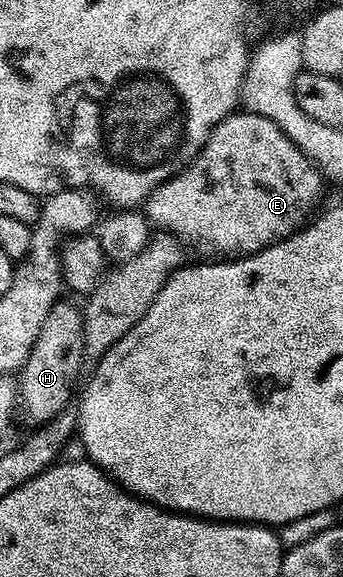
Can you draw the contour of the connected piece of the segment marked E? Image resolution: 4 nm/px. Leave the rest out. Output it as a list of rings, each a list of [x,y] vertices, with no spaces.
[[[235,111],[210,132],[202,150],[175,177],[169,177],[167,181],[160,183],[160,187],[156,187],[156,191],[152,191],[152,195],[144,202],[144,214],[155,230],[171,233],[187,246],[195,245],[196,248],[203,249],[206,253],[214,253],[210,255],[217,255],[222,259],[249,257],[250,254],[258,253],[264,247],[274,245],[285,237],[291,237],[293,233],[303,228],[311,220],[315,212],[313,209],[317,207],[318,200],[322,197],[322,184],[324,184],[322,170],[310,162],[308,155],[304,155],[304,151],[300,151],[300,147],[296,147],[296,143],[292,143],[292,139],[288,139],[288,135],[284,135],[284,131],[276,127],[276,123],[272,123],[272,119],[264,119],[255,113]]]

